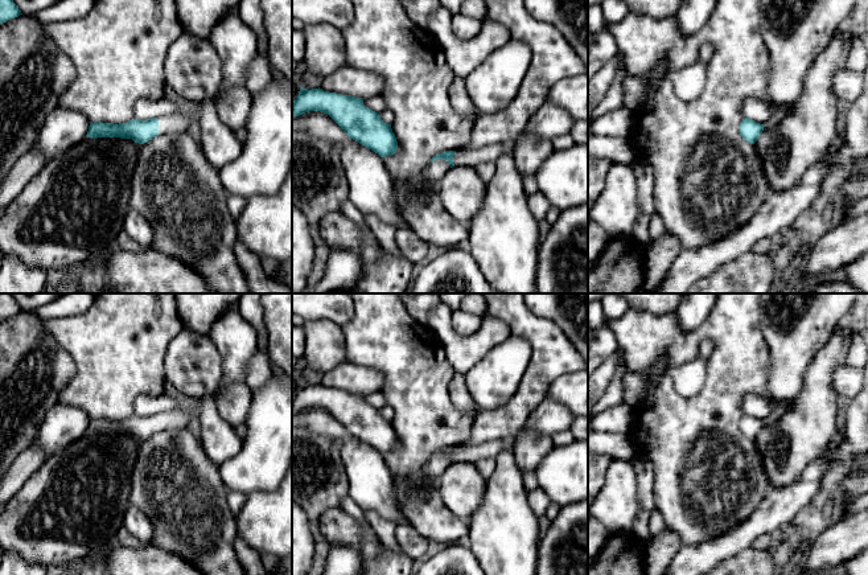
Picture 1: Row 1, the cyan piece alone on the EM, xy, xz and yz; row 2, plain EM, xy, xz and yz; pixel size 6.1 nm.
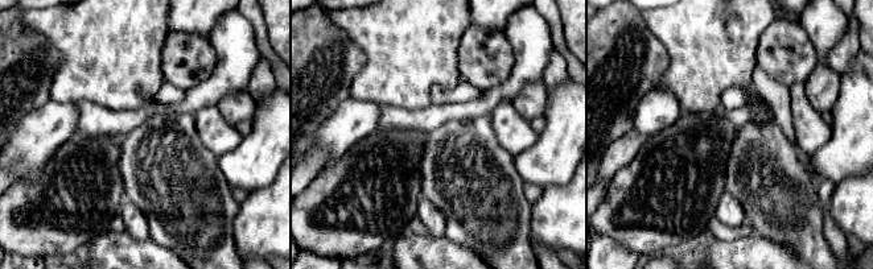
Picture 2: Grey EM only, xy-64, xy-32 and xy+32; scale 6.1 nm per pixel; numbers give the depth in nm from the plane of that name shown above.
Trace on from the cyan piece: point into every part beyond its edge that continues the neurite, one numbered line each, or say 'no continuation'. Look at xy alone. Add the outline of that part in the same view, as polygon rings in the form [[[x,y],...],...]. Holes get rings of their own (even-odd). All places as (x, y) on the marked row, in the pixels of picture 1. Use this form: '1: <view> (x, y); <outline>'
1: xy (176, 123); [[[201,103],[194,116],[184,116],[180,112],[159,116],[159,135],[177,135],[186,132],[193,120],[199,120]]]

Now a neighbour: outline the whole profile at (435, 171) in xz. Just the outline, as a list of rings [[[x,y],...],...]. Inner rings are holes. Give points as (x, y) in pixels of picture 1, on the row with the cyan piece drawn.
[[[437,159],[428,164],[424,173],[429,184],[439,184],[439,181],[443,178],[443,176],[451,169],[451,165],[448,161],[443,159]]]

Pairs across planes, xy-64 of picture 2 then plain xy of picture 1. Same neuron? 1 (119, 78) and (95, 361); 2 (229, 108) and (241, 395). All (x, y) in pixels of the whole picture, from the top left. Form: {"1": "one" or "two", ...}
{"1": "one", "2": "one"}

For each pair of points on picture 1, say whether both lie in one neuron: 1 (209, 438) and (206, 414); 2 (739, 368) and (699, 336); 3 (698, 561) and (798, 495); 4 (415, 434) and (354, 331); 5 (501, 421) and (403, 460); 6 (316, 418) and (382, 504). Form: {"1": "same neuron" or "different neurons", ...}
{"1": "same neuron", "2": "same neuron", "3": "same neuron", "4": "same neuron", "5": "different neurons", "6": "same neuron"}

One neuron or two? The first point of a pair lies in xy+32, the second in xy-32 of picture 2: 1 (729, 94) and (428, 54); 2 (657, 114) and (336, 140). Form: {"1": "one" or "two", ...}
{"1": "two", "2": "one"}

